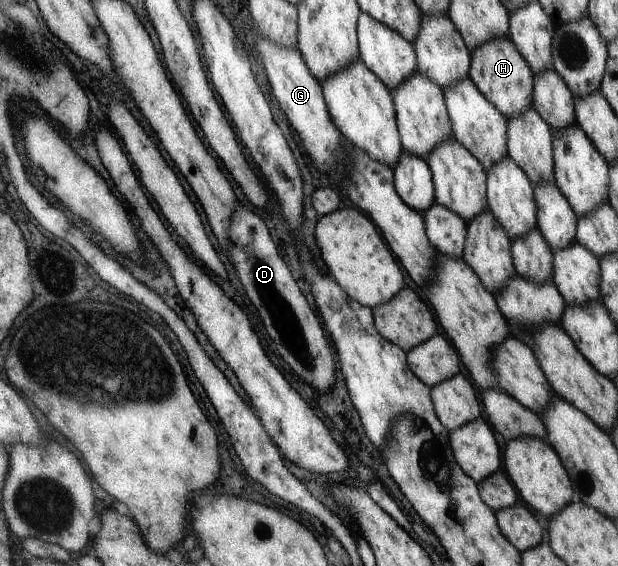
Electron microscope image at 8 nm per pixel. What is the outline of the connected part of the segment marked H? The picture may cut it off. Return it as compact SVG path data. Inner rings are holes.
M494 38L471 50L470 78L505 116L518 118L533 106L535 73L518 48L508 38Z

